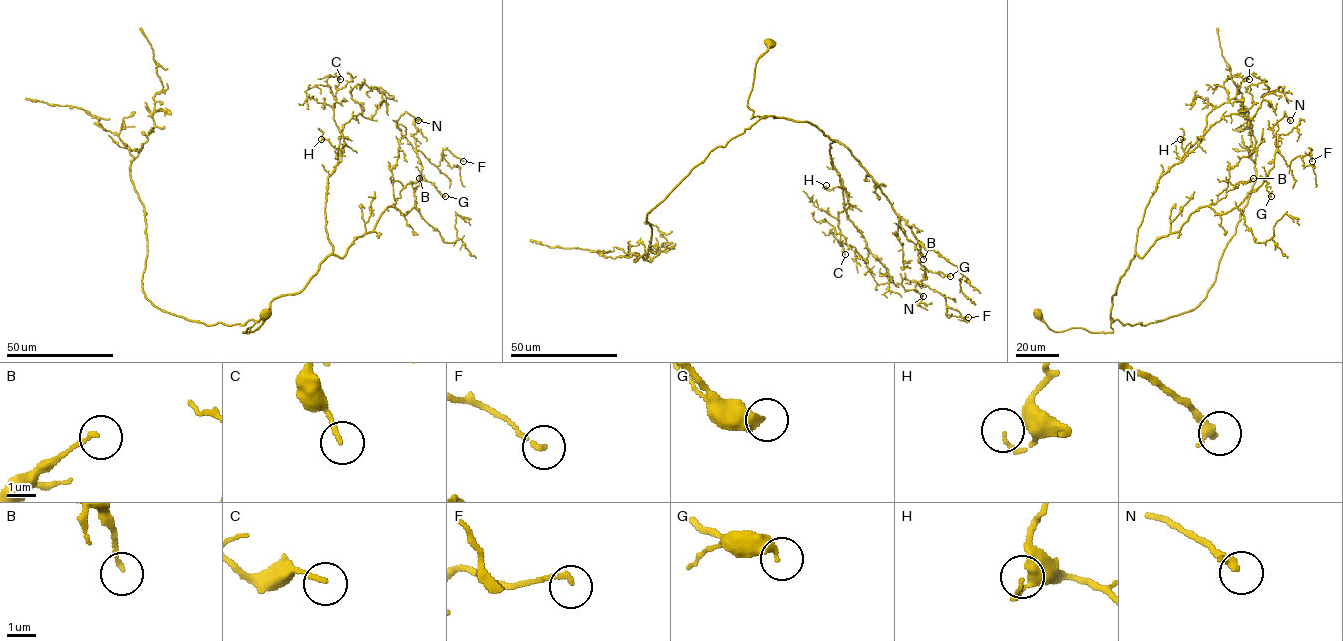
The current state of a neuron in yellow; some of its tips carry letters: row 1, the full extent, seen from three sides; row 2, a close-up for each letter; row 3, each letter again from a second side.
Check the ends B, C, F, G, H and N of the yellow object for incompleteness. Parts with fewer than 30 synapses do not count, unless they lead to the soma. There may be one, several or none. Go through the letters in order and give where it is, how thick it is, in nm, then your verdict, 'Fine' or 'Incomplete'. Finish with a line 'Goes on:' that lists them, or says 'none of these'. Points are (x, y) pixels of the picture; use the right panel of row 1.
B: Place: (1253, 178). Thickness 130 nm. Fine
C: Place: (1249, 79). Thickness 140 nm. Fine
F: Place: (1312, 161). Thickness 160 nm. Fine
G: Place: (1271, 196). Thickness 360 nm. Fine
H: Place: (1180, 139). Thickness 120 nm. Fine
N: Place: (1290, 120). Thickness 320 nm. Fine
Goes on: none of these

